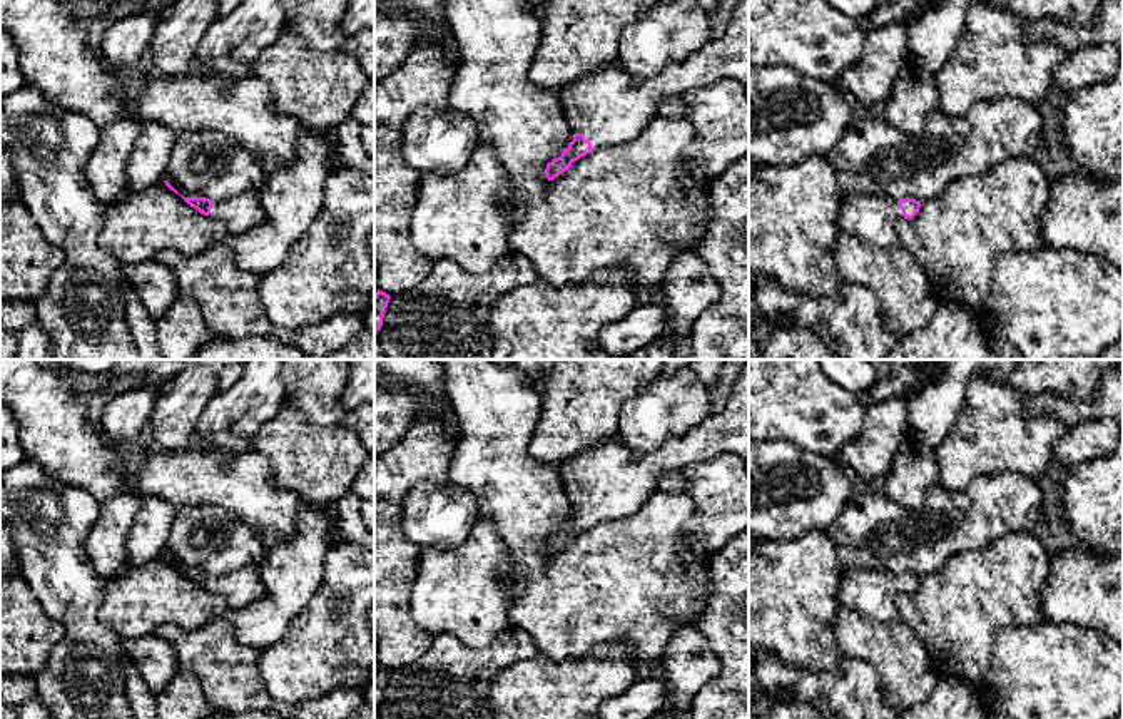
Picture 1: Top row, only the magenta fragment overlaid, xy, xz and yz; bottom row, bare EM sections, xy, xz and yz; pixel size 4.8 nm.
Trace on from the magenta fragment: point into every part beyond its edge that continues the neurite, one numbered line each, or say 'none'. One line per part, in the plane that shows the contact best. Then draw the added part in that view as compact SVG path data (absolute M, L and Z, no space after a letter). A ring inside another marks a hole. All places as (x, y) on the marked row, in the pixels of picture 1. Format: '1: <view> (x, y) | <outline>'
1: xz (609, 107) | M740 0L732 22L724 35L682 62L662 69L652 77L633 77L620 67L590 74L556 90L565 120L573 134L583 134L593 150L625 144L638 137L658 115L665 99L680 97L695 87L704 87L722 79L749 80L749 0Z

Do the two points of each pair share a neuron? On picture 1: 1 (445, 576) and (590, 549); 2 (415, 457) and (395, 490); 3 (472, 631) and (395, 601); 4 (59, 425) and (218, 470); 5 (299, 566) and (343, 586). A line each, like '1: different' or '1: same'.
1: different
2: same
3: different
4: same
5: different

